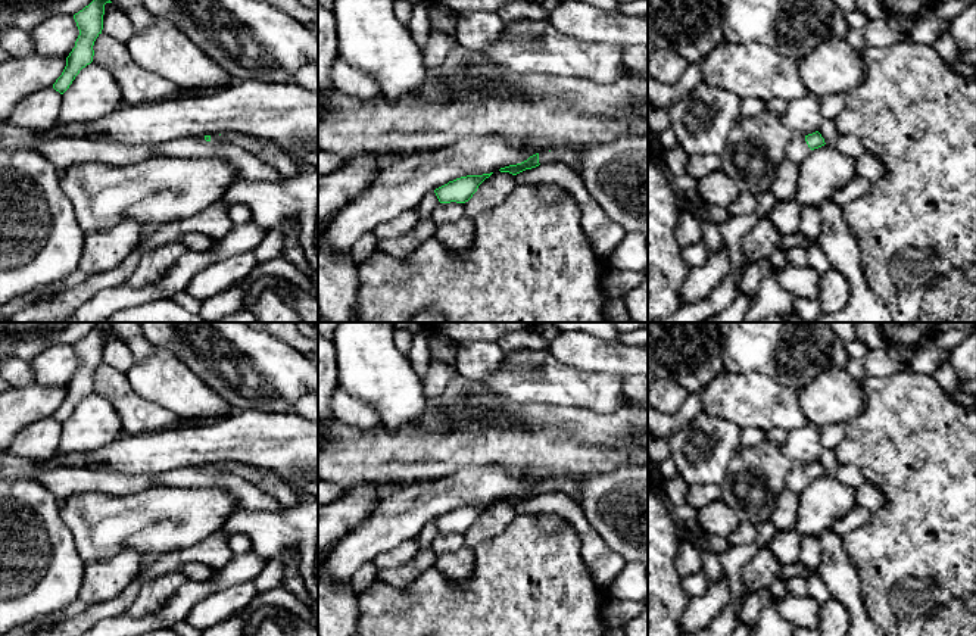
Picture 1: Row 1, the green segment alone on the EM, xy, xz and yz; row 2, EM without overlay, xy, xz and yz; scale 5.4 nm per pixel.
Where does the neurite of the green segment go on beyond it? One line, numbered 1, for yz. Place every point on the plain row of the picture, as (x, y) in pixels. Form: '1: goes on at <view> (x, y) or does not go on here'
1: does not go on here

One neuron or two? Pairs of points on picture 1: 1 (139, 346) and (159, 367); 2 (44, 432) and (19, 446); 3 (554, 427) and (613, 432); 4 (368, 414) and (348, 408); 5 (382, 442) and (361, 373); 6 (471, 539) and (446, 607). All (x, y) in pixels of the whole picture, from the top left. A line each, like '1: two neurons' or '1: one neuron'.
1: two neurons
2: one neuron
3: one neuron
4: one neuron
5: two neurons
6: two neurons

